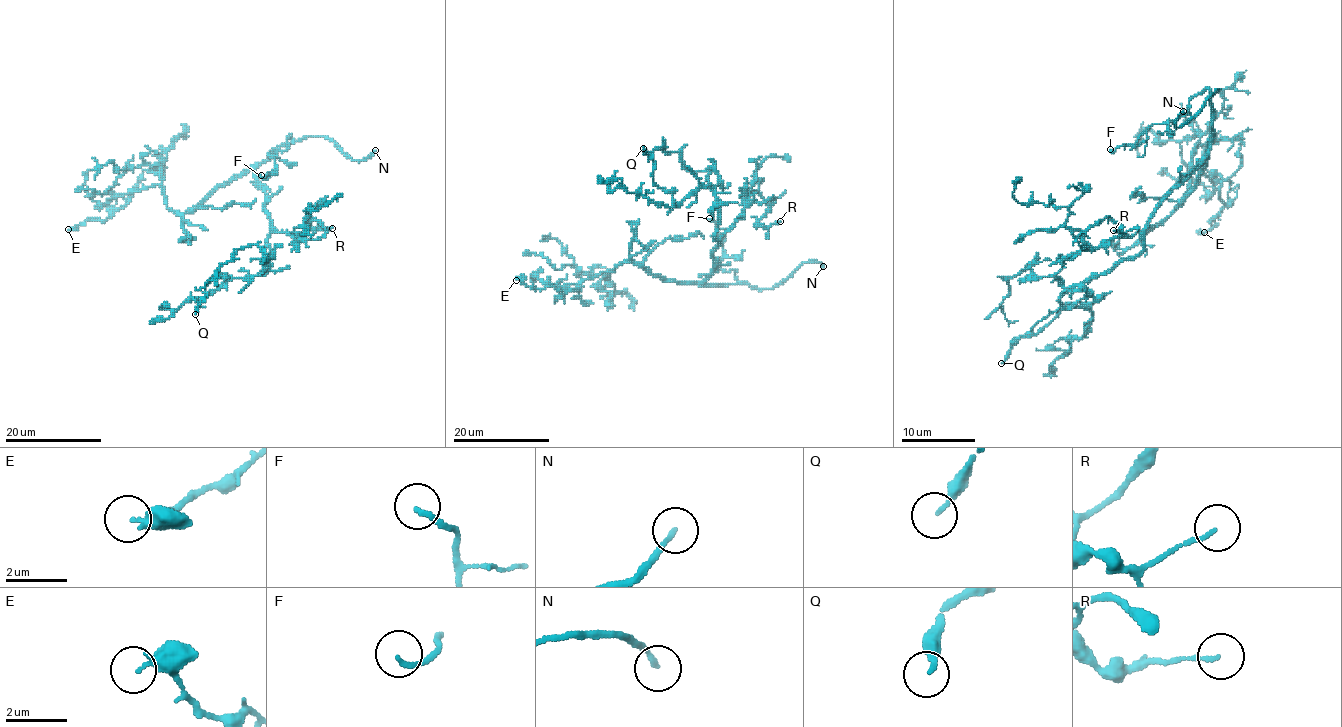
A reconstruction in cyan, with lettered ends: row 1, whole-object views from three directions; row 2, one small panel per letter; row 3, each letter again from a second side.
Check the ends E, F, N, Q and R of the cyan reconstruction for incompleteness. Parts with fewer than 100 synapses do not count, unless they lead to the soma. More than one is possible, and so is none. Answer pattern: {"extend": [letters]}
{"extend": ["N"]}

